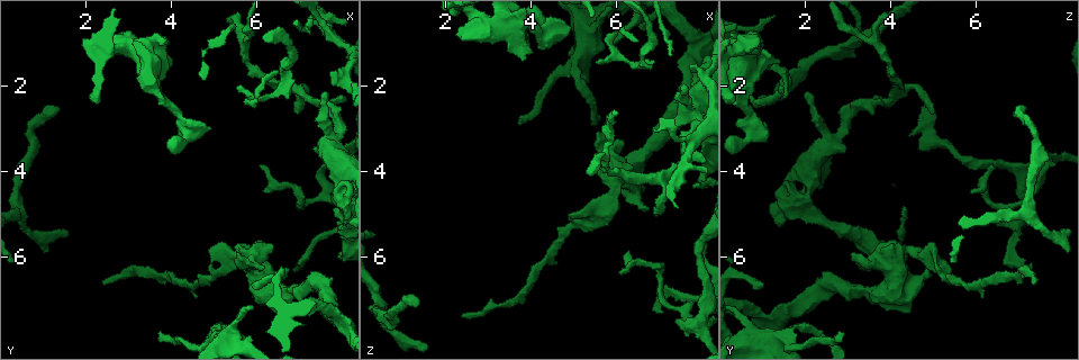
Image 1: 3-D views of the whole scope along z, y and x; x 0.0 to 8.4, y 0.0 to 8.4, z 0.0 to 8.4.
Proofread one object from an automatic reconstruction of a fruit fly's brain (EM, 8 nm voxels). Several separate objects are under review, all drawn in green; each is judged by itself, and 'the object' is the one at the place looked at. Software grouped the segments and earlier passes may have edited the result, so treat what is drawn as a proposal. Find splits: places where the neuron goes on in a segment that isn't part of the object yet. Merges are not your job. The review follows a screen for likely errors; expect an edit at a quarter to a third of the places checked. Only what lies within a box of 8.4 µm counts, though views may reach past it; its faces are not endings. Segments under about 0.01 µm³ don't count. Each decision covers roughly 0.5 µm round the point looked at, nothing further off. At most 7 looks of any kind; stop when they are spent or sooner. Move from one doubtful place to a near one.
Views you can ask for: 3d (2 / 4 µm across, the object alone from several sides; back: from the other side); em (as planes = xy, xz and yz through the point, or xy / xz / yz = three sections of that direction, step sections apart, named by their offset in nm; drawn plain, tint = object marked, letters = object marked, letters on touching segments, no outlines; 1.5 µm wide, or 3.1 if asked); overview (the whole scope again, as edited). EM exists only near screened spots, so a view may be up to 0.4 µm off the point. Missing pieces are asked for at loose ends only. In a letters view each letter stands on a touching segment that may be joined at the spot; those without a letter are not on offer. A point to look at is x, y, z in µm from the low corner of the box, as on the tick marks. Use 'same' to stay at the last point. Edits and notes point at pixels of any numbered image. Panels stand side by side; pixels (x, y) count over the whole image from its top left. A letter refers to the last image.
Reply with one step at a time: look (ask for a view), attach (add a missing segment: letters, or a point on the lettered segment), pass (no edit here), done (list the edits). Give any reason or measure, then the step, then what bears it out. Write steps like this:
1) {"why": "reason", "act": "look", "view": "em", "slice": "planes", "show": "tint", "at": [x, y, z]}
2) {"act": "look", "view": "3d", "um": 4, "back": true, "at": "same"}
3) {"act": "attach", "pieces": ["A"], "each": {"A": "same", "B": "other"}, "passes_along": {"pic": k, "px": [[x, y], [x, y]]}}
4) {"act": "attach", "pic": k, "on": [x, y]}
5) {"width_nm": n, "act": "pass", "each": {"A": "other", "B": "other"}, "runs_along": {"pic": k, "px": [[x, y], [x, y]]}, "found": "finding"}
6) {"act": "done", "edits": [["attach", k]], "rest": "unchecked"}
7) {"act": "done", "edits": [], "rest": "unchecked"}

{"why": "an open end", "act": "look", "view": "3d", "um": 4, "at": [1.30, 2.55, 7.20]}

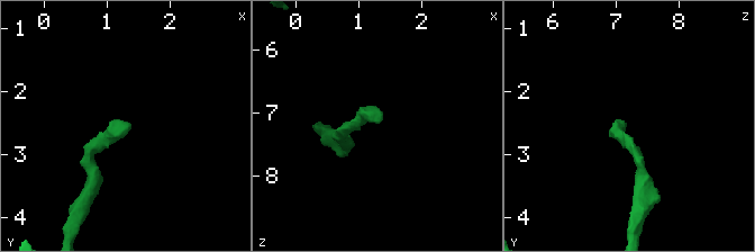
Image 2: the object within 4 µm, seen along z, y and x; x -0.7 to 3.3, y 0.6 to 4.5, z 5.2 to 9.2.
{"act": "look", "view": "em", "slice": "planes", "show": "letters", "at": [1.30, 2.50, 7.15]}

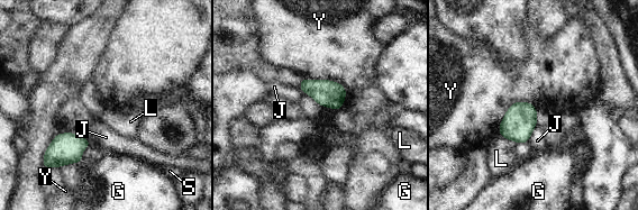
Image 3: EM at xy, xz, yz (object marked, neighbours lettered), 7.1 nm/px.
{"act": "pass", "each": {"G": "other", "J": "other", "L": "other", "S": "other", "Y": "other"}, "border": {"pic": 3, "px": [[303, 76], [337, 81], [343, 106]]}, "found": "none of them fits"}

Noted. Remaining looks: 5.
{"why": "an open end", "act": "look", "view": "em", "slice": "yz", "step": 8, "show": "letters", "at": [6.70, 6.25, 4.90]}

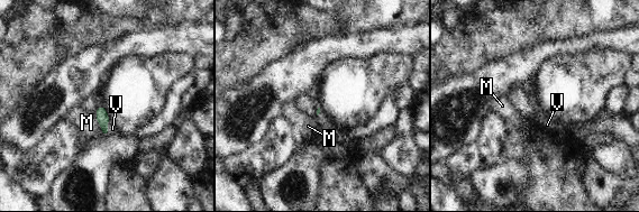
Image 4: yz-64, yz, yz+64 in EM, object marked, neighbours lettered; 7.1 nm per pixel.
{"act": "attach", "pieces": ["V"], "each": {"M": "other", "V": "same"}, "passes_along": {"pic": 4, "px": [[101, 114], [108, 128], [112, 129]]}, "found": "it goes on there"}

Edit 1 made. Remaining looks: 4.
{"act": "look", "view": "overview"}

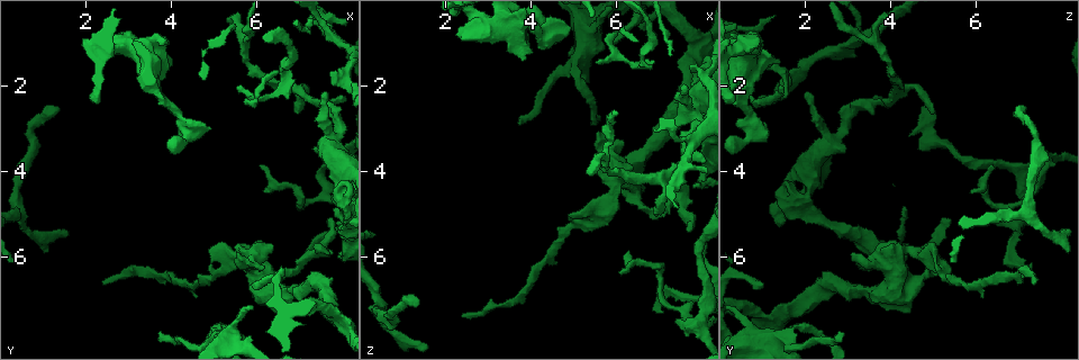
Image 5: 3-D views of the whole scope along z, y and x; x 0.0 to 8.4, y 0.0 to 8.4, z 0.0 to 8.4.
{"why": "an open end", "act": "look", "view": "3d", "um": 4, "back": true, "at": [7.65, 2.20, 2.05]}

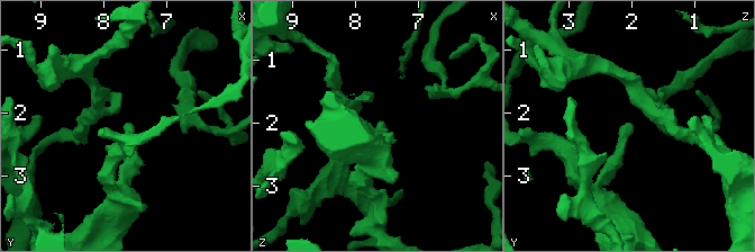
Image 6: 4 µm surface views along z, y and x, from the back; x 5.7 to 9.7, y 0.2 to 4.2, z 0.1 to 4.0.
{"why": "shape alone is not enough", "act": "look", "view": "em", "slice": "planes", "show": "letters", "at": [7.70, 2.20, 2.00]}

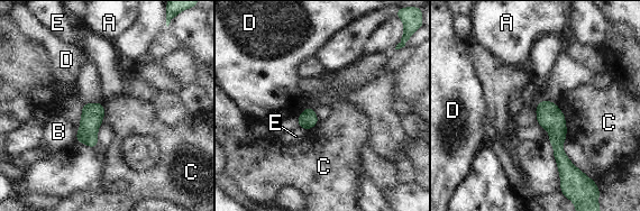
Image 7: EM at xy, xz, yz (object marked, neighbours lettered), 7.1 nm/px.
{"act": "pass", "each": {"A": "other", "B": "other", "C": "other", "D": "other", "E": "other"}, "runs_along": {"pic": 7, "px": [[544, 102], [557, 127], [561, 170]]}, "found": "no lettered segment goes on from it"}

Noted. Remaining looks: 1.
{"act": "done", "edits": [["attach", 4]], "rest": "unchecked"}

